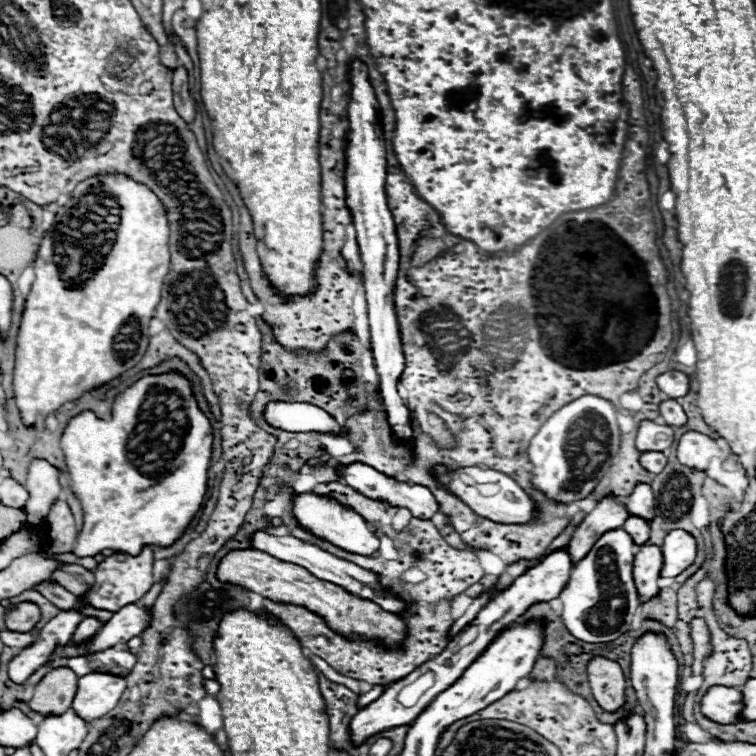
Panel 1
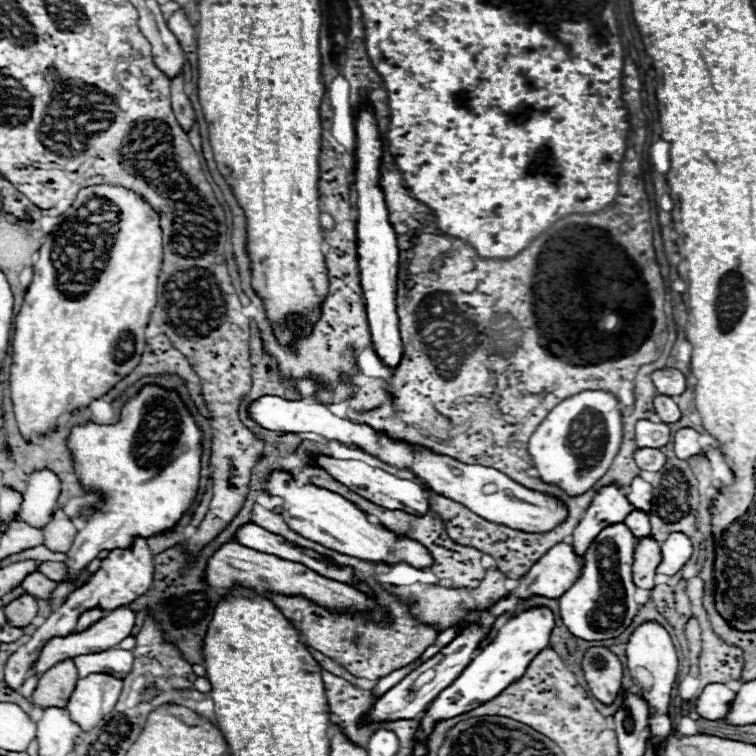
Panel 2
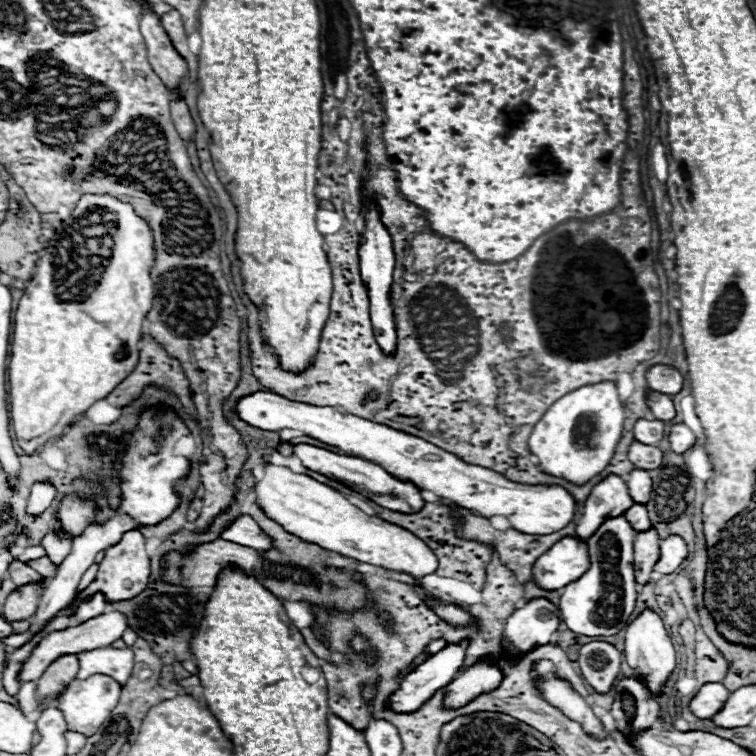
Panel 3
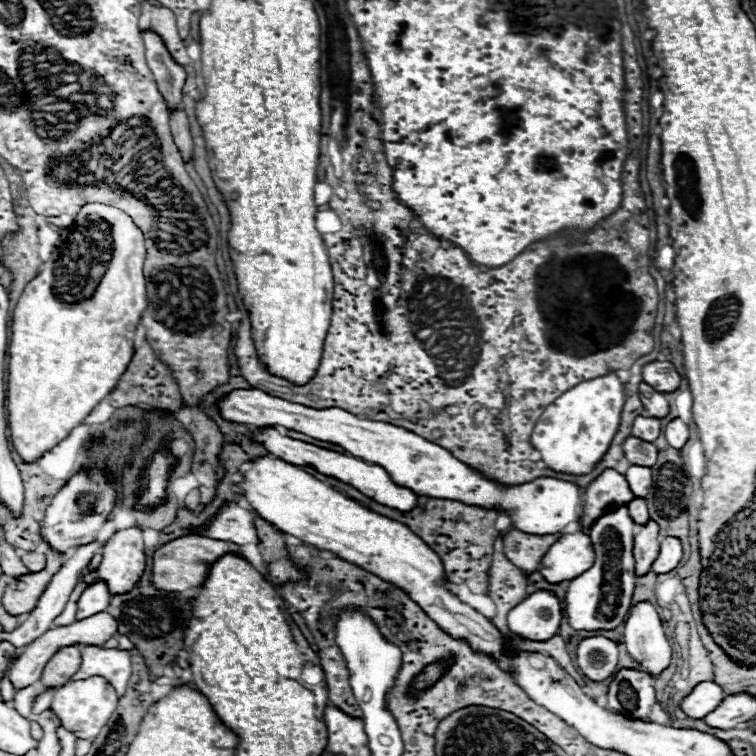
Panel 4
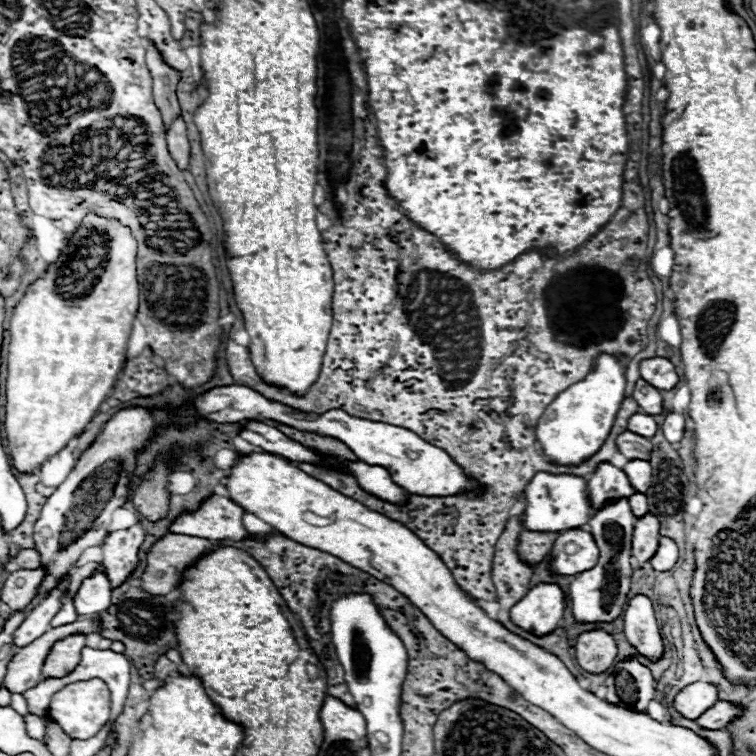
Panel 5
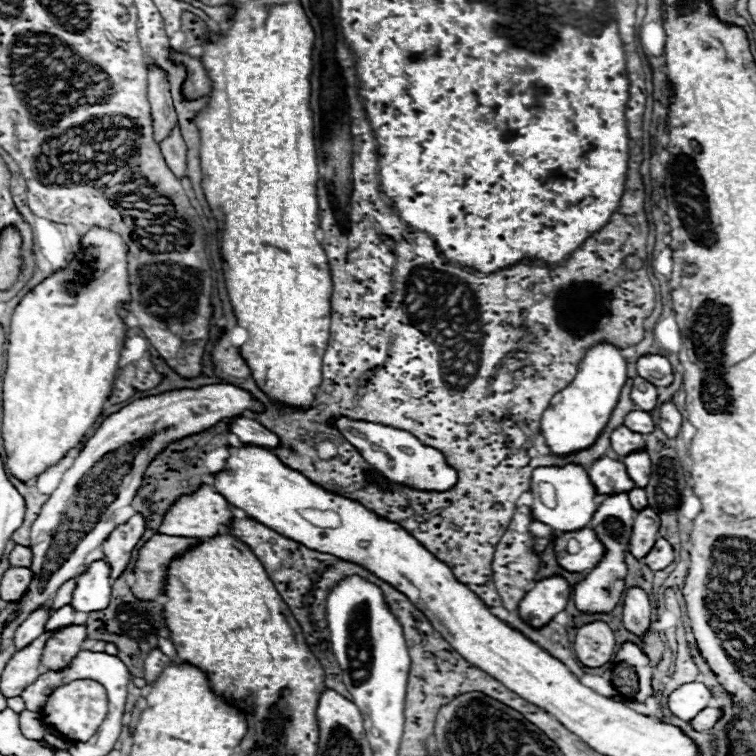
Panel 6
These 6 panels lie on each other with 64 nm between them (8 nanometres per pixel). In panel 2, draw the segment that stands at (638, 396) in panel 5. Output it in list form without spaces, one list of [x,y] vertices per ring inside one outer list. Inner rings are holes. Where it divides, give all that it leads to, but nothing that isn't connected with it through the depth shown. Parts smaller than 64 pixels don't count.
[[[656,396],[654,408],[656,408],[656,414],[660,416],[660,420],[666,420],[666,424],[678,422],[682,418],[678,404],[670,396]]]

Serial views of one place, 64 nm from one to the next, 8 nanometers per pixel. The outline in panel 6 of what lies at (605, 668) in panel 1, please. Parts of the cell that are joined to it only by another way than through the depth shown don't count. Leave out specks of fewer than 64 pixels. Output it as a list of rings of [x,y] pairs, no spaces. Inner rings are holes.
[[[604,622],[586,624],[576,632],[574,652],[584,666],[600,668],[608,664],[616,652],[614,632]]]

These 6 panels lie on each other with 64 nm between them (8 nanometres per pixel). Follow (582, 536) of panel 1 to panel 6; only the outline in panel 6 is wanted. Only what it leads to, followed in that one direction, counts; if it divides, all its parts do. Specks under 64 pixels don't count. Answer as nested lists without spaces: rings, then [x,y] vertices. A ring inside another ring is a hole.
[[[608,456],[592,464],[590,480],[594,480],[594,488],[598,488],[600,496],[610,496],[610,492],[630,492],[630,488],[634,488],[626,466],[610,460]]]

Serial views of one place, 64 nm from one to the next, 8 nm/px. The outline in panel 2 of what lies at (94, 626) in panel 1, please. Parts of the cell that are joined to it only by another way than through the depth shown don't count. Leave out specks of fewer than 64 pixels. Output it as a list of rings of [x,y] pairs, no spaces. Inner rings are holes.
[[[92,608],[92,610],[86,610],[80,618],[78,618],[78,624],[76,624],[76,630],[82,632],[82,628],[88,628],[90,624],[96,624],[100,618],[104,616],[104,612],[100,608]]]

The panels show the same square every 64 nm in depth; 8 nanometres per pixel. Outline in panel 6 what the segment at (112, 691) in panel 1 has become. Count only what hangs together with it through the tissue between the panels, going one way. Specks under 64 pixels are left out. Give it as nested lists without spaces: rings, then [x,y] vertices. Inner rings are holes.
[[[74,680],[70,684],[56,688],[50,694],[46,706],[42,708],[44,724],[56,728],[68,740],[80,740],[80,742],[88,742],[96,734],[96,730],[102,724],[102,720],[106,718],[106,714],[108,714],[106,688],[102,684],[98,684],[96,680]]]

